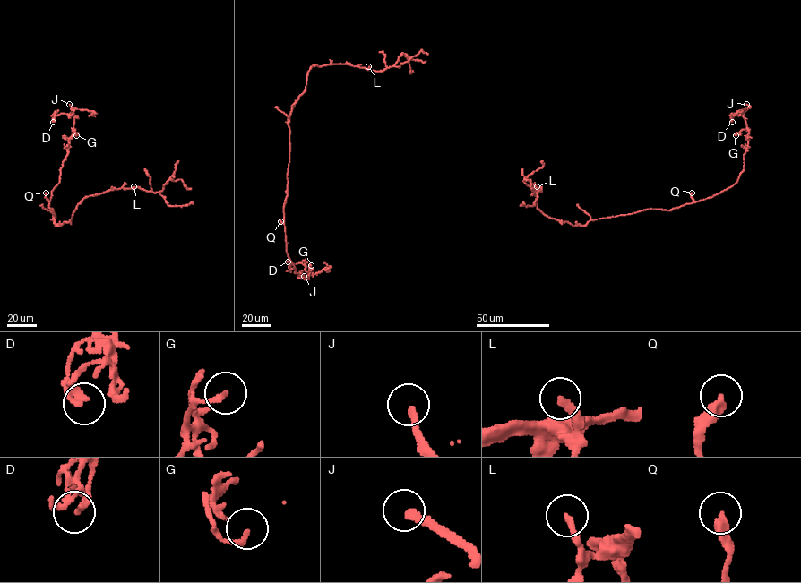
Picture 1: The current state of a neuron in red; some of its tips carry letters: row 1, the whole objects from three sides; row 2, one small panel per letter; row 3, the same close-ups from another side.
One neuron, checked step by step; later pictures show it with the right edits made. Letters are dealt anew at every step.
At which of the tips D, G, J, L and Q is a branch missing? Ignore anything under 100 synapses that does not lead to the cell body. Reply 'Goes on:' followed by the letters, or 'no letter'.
Goes on: J

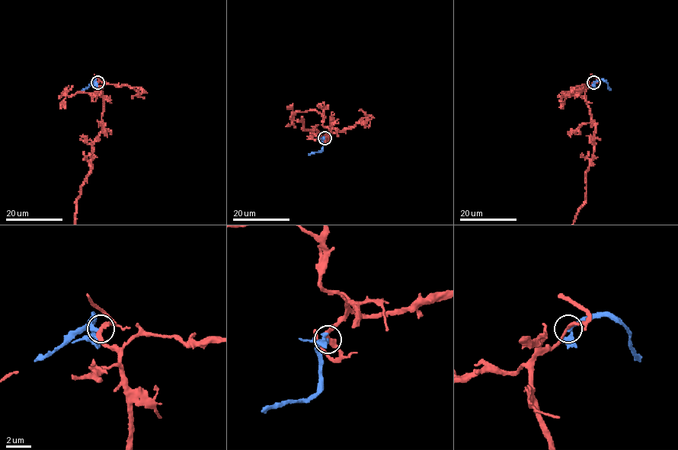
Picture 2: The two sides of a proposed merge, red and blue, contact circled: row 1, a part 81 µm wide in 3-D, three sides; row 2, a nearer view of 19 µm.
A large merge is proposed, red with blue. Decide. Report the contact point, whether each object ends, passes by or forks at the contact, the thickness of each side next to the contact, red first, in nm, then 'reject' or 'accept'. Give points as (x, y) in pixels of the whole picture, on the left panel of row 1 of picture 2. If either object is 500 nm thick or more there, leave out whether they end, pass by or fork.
at (97, 82); red passes by; blue passes by; 280 nm thick on the red side, 200 nm on the other; reject

